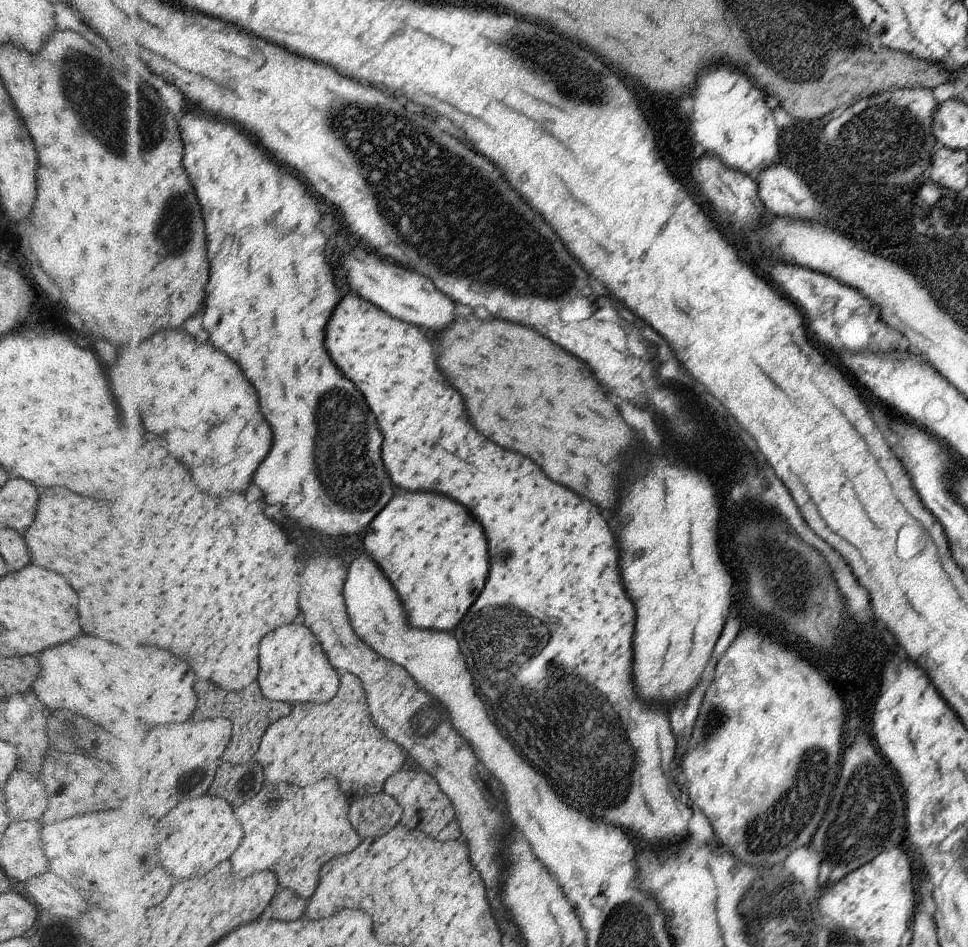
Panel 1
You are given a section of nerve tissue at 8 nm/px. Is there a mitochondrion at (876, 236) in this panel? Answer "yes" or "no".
no

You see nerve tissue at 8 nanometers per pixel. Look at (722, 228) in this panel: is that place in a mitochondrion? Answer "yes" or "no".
no

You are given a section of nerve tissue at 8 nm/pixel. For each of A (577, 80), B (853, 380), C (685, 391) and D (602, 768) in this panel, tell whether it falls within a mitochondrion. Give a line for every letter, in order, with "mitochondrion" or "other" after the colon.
A: mitochondrion
B: other
C: other
D: mitochondrion

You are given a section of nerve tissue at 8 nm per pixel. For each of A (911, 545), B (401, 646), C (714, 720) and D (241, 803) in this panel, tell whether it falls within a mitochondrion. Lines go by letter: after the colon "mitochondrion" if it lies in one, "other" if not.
A: other
B: other
C: mitochondrion
D: other

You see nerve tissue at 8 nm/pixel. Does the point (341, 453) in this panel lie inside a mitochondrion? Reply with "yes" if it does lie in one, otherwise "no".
yes

